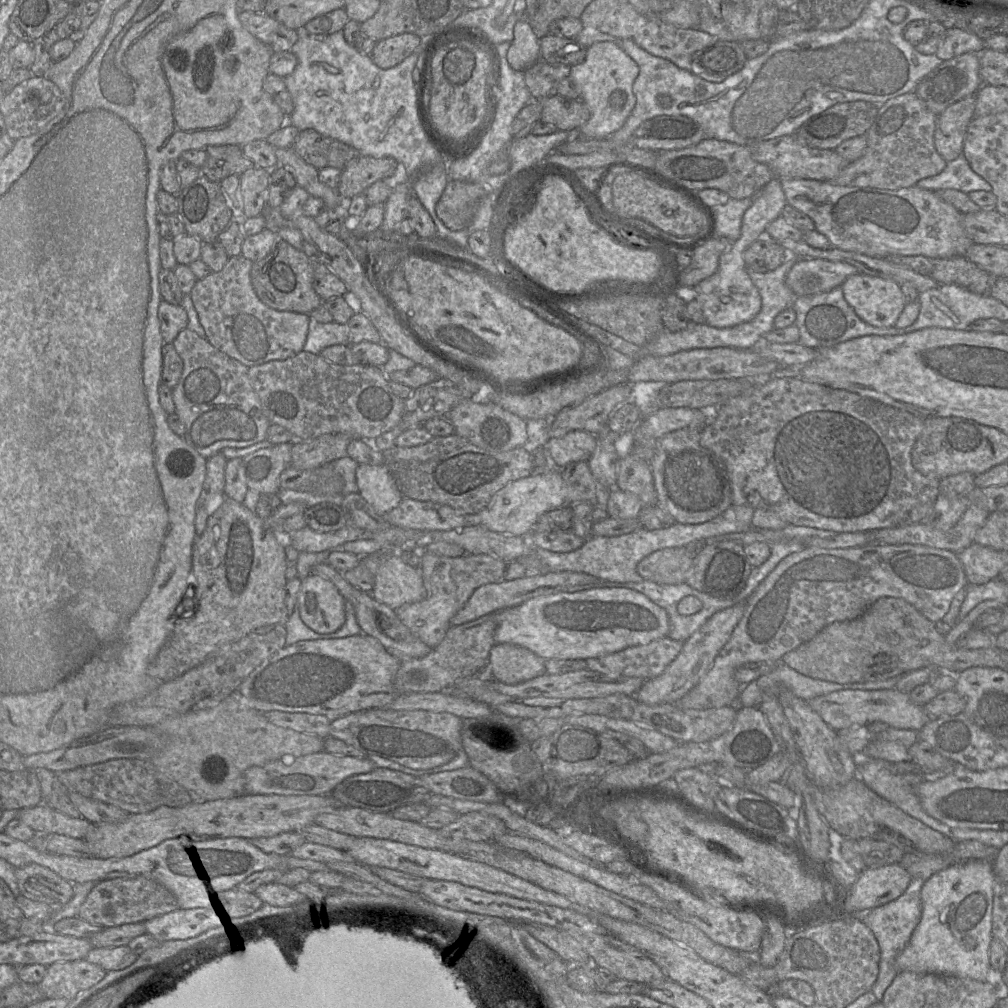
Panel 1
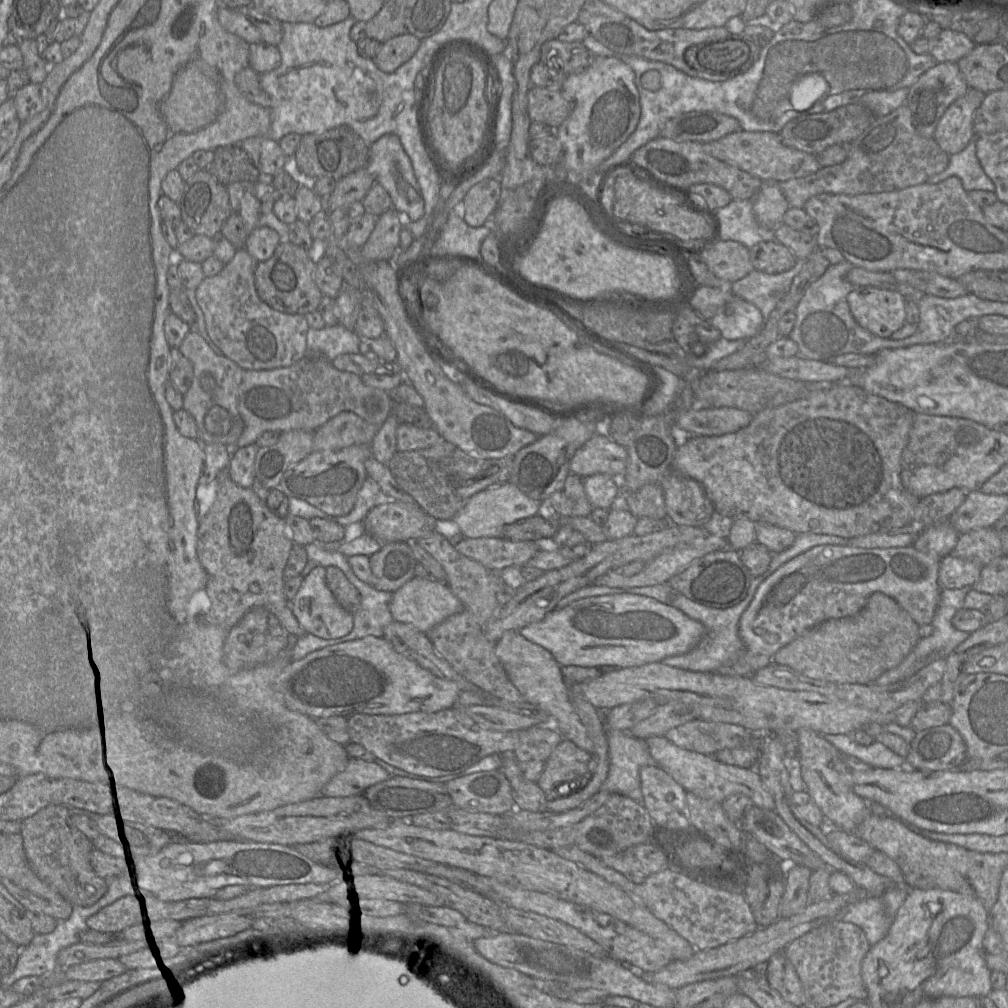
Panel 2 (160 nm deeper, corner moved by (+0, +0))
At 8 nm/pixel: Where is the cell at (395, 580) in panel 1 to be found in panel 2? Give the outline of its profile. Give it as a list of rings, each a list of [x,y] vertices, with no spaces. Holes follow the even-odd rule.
[[[413,577],[393,592],[389,605],[394,621],[409,624],[425,634],[448,617],[461,612],[462,609],[461,601],[445,583],[435,579],[418,577]]]

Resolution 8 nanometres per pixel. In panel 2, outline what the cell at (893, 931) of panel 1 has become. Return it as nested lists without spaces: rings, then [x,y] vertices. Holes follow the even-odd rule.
[[[870,895],[848,905],[837,917],[837,920],[859,926],[871,945],[886,936],[893,919],[894,917],[887,914],[881,897]]]

